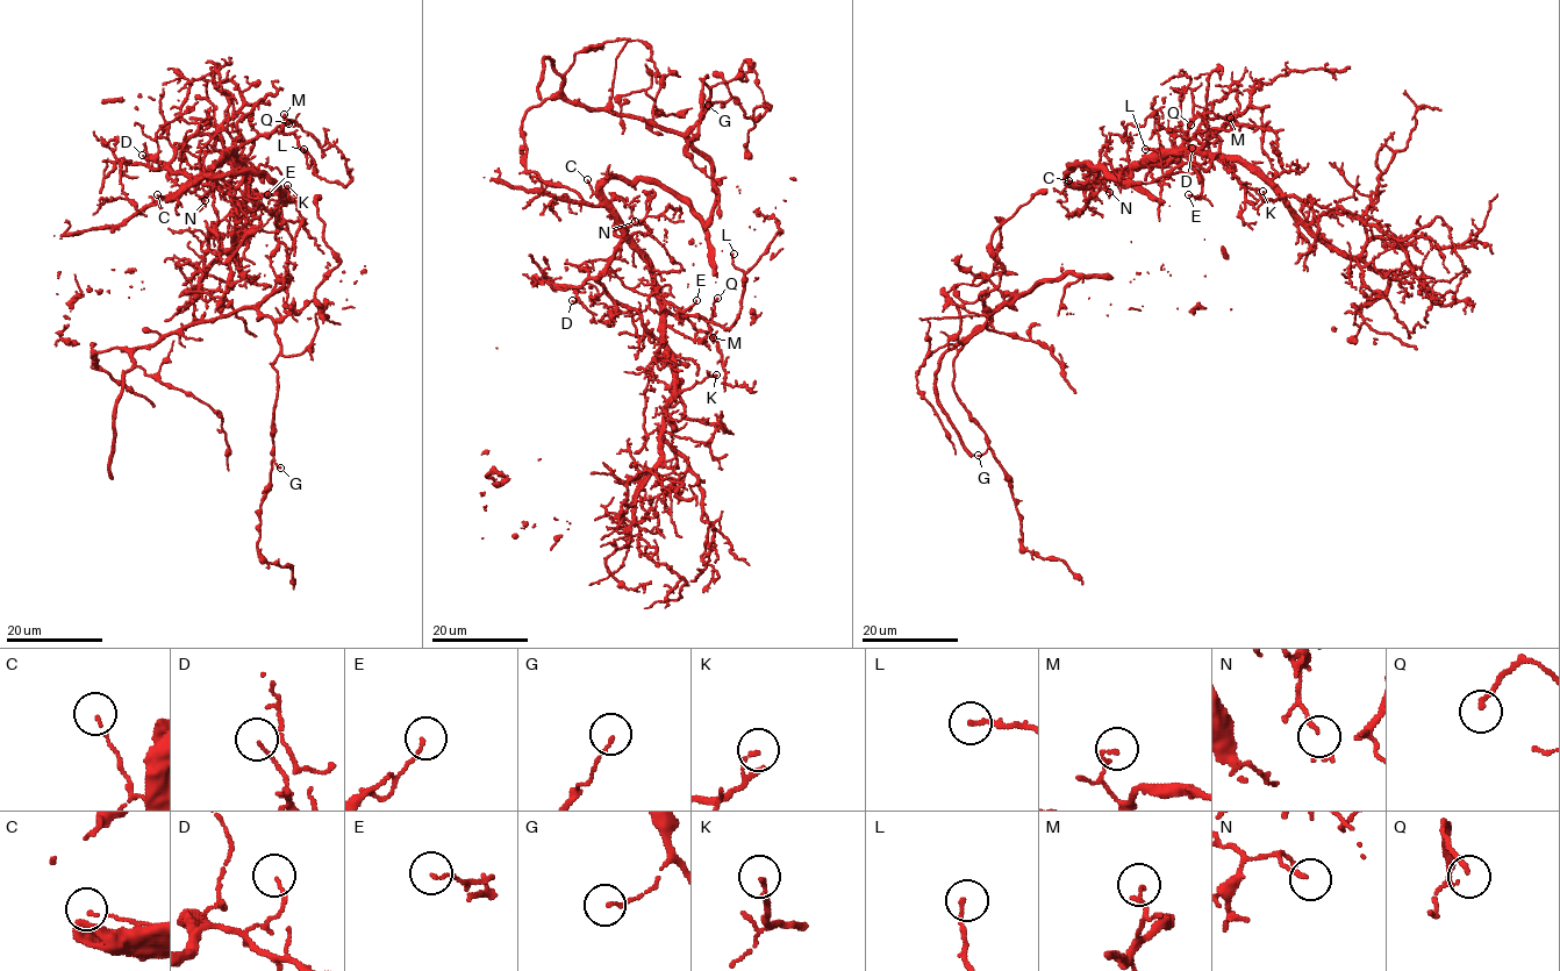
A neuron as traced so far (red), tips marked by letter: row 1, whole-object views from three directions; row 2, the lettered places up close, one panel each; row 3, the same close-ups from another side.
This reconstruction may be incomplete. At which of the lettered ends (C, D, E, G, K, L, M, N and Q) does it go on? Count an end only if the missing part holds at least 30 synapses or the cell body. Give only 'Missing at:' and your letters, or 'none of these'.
Missing at: K

